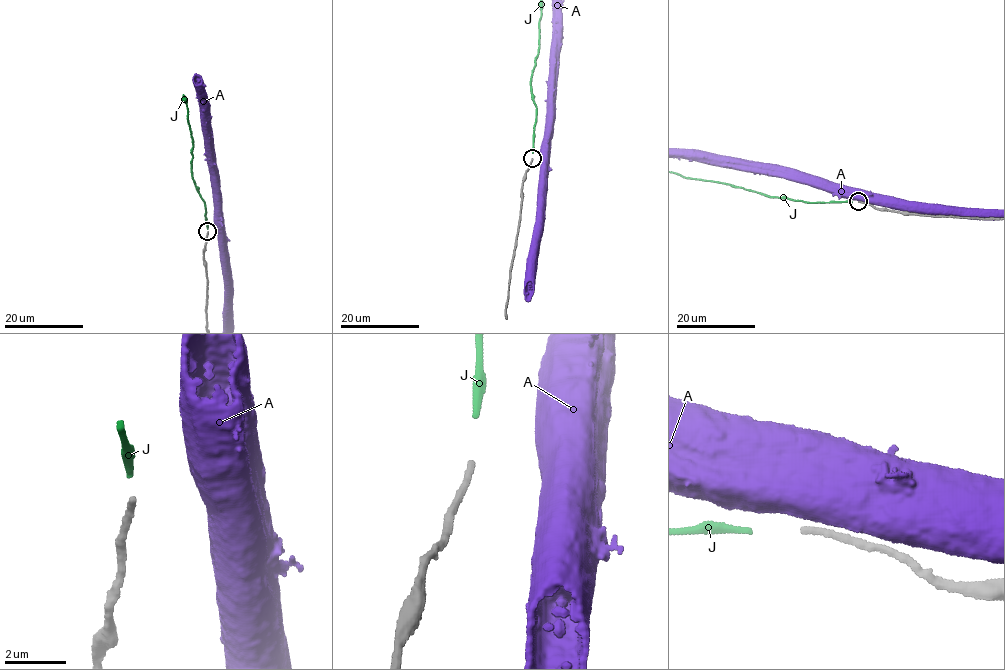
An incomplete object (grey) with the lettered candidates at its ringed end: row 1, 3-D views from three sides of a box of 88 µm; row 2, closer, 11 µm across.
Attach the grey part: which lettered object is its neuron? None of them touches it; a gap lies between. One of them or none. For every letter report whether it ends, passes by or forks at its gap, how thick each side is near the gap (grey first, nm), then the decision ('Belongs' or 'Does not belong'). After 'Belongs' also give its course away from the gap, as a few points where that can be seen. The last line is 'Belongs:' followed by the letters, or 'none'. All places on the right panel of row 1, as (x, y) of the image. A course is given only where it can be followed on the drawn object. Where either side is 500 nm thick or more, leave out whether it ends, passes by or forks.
A: Thickness 220 nm (grey) against 750 nm. Does not belong
J: It ends there. Thickness 220 nm (grey) against 220 nm. Belongs
Belongs: J

